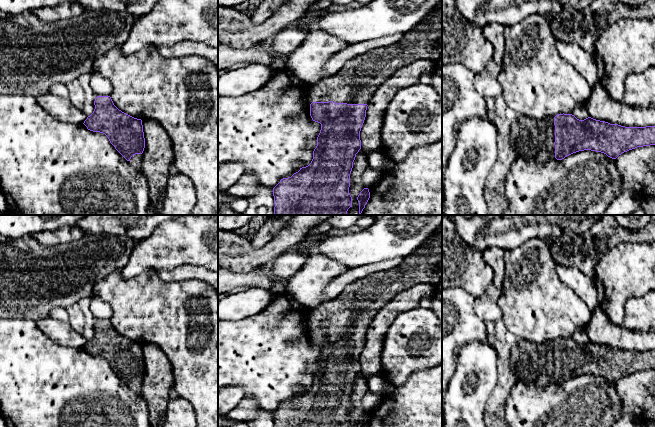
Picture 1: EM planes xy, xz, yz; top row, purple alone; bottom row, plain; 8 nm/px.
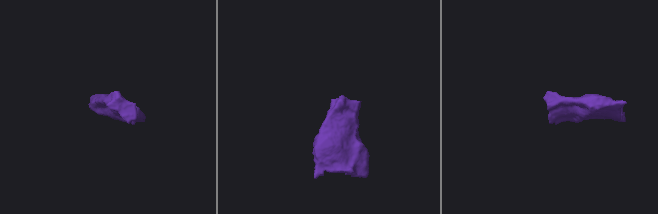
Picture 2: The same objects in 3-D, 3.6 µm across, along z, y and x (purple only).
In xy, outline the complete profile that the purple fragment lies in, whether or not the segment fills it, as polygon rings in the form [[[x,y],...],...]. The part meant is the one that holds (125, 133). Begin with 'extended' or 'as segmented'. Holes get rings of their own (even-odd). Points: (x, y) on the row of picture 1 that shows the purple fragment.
extended; [[[97,96],[94,101],[93,113],[84,121],[88,130],[105,134],[115,149],[136,169],[142,166],[142,153],[145,148],[145,138],[142,120],[134,118],[121,110],[113,103],[110,96]]]

